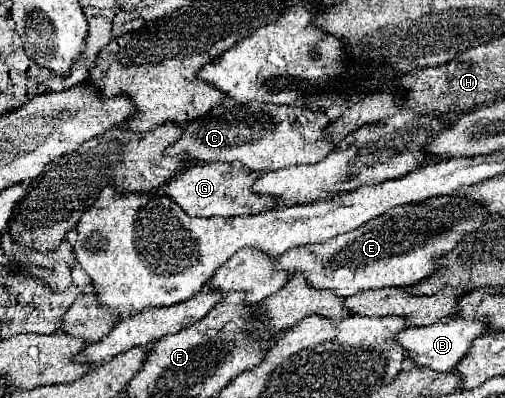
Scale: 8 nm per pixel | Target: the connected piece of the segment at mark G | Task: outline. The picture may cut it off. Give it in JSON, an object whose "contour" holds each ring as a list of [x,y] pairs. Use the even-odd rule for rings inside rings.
{"contour":[[[189,164],[183,174],[173,178],[163,192],[171,196],[189,216],[213,217],[257,214],[263,210],[263,200],[269,196],[253,196],[249,192],[257,172],[241,172],[241,168],[229,168],[229,164]]]}

